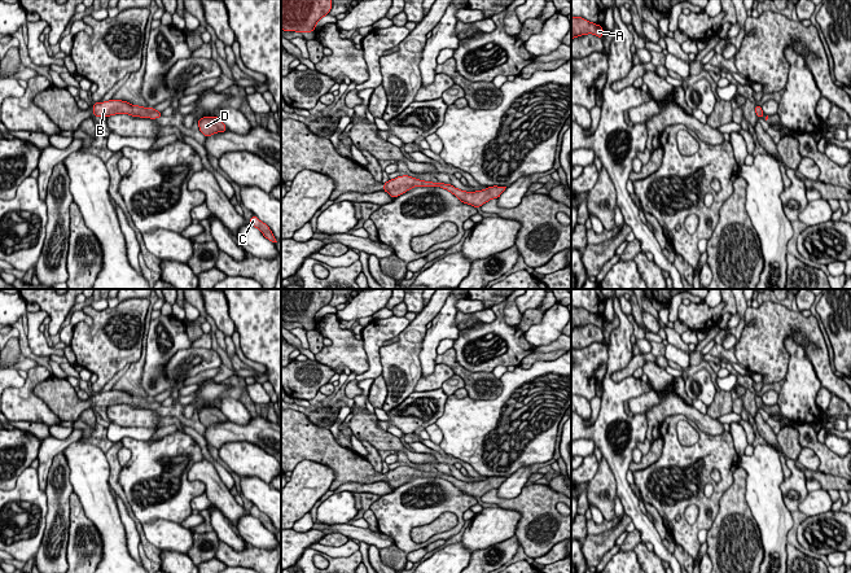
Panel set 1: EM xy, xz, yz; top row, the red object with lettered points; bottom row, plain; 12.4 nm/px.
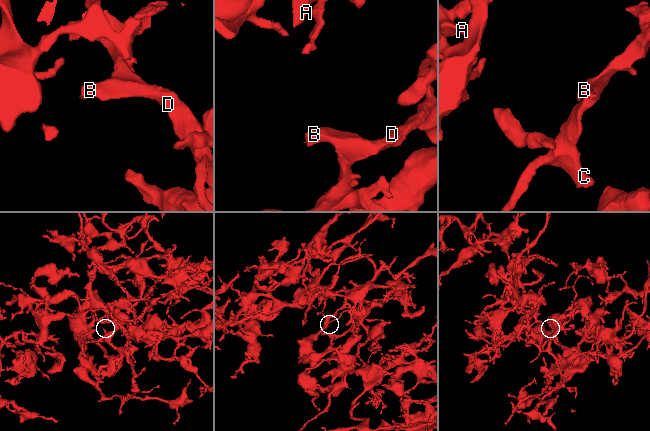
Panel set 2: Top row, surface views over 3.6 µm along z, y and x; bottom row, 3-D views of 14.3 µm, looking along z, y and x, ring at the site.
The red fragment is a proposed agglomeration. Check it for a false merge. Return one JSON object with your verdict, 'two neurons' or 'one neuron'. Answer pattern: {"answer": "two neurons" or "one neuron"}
{"answer": "one neuron"}

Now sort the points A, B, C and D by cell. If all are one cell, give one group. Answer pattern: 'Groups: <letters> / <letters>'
Groups: A B C D

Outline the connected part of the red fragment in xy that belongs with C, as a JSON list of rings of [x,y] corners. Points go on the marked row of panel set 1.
[[[254,214],[250,219],[250,224],[256,227],[266,239],[268,239],[272,242],[277,242],[269,227],[266,223],[260,222]]]

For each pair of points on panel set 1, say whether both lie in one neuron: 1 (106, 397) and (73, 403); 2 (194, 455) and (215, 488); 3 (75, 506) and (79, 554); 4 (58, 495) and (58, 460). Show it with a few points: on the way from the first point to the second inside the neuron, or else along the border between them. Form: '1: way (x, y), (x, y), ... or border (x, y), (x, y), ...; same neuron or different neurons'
1: way (99, 399), (80, 403); same neuron
2: border (204, 458), (188, 479), (205, 490); different neurons
3: way (77, 517), (79, 523), (79, 542); same neuron
4: way (58, 486), (58, 469); same neuron

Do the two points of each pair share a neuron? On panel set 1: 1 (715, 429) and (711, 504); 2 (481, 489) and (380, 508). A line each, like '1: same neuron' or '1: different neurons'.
1: different neurons
2: different neurons

